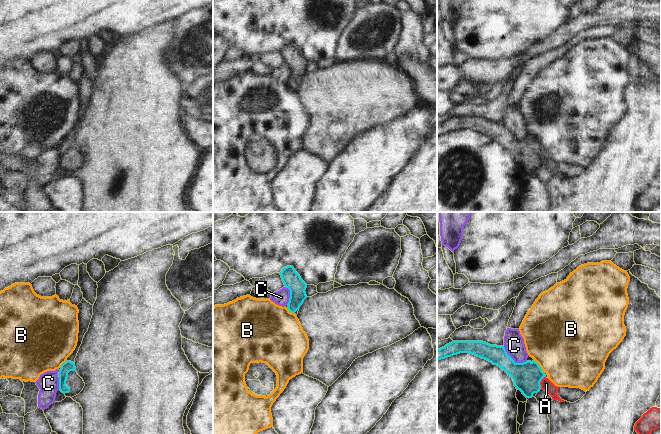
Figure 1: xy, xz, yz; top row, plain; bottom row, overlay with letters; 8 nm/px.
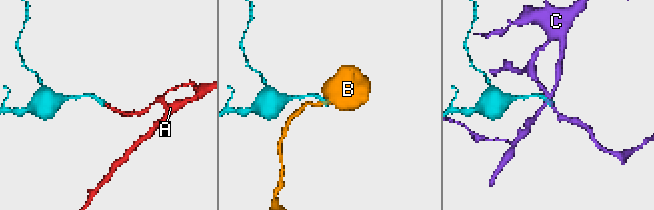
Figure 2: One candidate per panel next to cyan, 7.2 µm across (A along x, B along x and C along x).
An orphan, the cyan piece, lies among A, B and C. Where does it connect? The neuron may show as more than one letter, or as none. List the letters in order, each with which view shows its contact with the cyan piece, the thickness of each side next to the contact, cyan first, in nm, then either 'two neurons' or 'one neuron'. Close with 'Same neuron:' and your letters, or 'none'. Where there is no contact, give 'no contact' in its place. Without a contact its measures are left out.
A: meets cyan in yz; 220 nm thick on the cyan side, 90 nm on the other; one neuron
B: meets cyan in yz; 220 nm thick on the cyan side, 500 nm on the other; two neurons
C: meets cyan in yz; 220 nm thick on the cyan side, 160 nm on the other; two neurons
Same neuron: A

